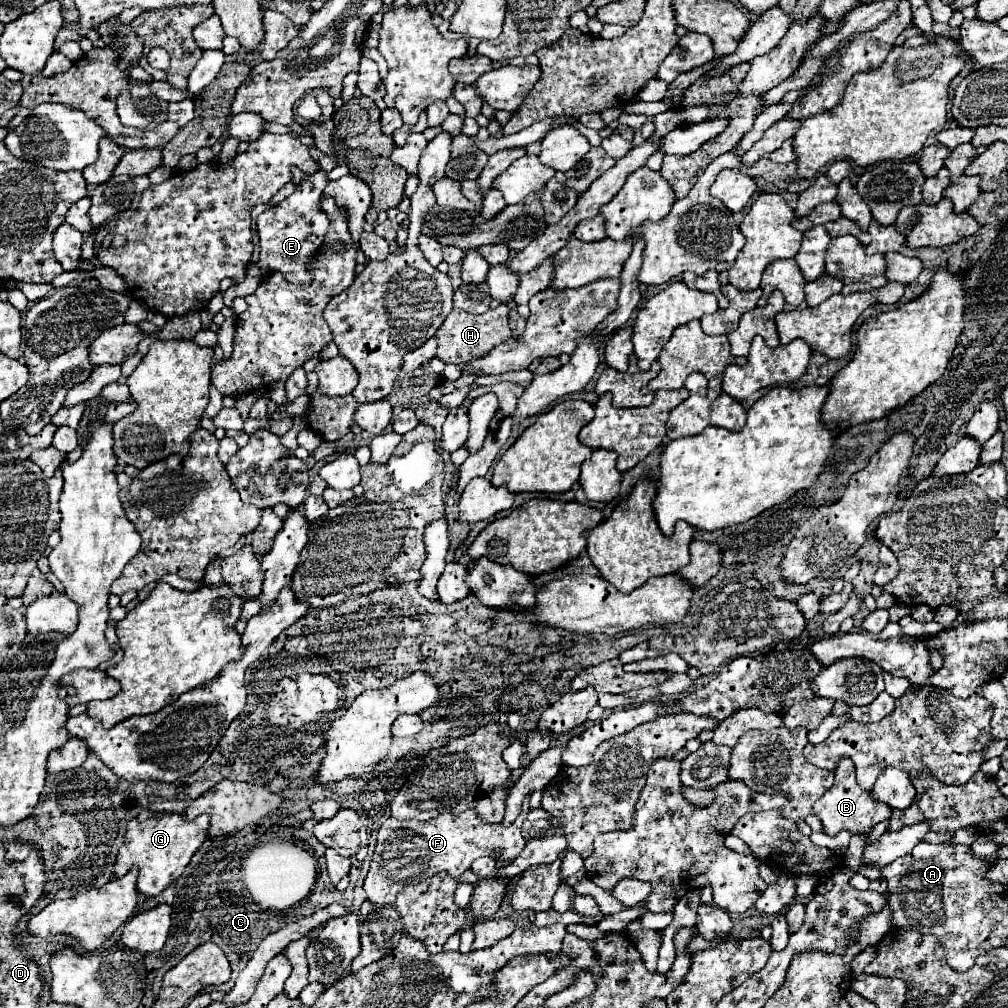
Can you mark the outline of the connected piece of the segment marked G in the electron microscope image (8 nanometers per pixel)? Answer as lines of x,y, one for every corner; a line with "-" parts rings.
148,814
148,818
138,816
130,824
134,824
134,828
126,830
126,840
118,850
112,880
122,878
132,866
138,866
140,874
138,874
136,888
142,896
154,898
166,886
170,886
172,882
176,882
180,878
180,874
188,866
190,858
196,854
196,850
206,840
210,818
206,818
206,814
202,814
196,820
186,822
186,818
180,814

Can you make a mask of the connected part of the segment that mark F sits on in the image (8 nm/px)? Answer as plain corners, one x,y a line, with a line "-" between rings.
472,810
462,814
440,814
428,822
420,820
396,820
388,818
378,830
378,844
374,858
364,880
364,890
368,900
378,906
394,906
396,894
408,886
418,884
440,870
446,870
452,878
458,878
470,868
470,864
480,856
490,856
494,850
500,850
498,862
512,862
524,848
524,838
520,834
522,822
528,810
522,810
512,826
486,824

